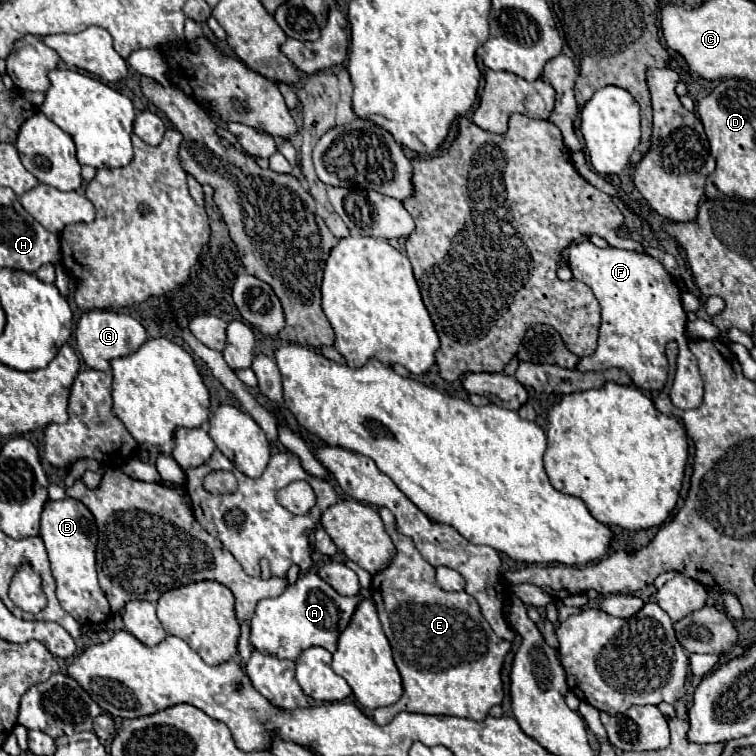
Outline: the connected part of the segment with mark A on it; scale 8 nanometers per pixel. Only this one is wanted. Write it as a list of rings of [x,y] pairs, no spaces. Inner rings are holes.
[[[303,573],[293,587],[287,587],[279,597],[267,597],[257,603],[255,615],[251,619],[251,635],[249,641],[253,649],[267,653],[289,657],[295,661],[309,647],[323,647],[335,653],[337,637],[347,627],[359,599],[369,597],[367,589],[361,589],[357,597],[339,595],[329,583],[325,583],[317,573]]]

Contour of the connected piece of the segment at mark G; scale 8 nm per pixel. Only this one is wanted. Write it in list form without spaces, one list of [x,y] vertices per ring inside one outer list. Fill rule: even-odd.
[[[87,311],[81,315],[77,329],[75,329],[75,341],[77,349],[83,357],[83,361],[91,369],[109,371],[109,361],[115,357],[127,357],[135,353],[147,339],[147,333],[139,321],[135,321],[131,315],[117,313],[117,311]]]

